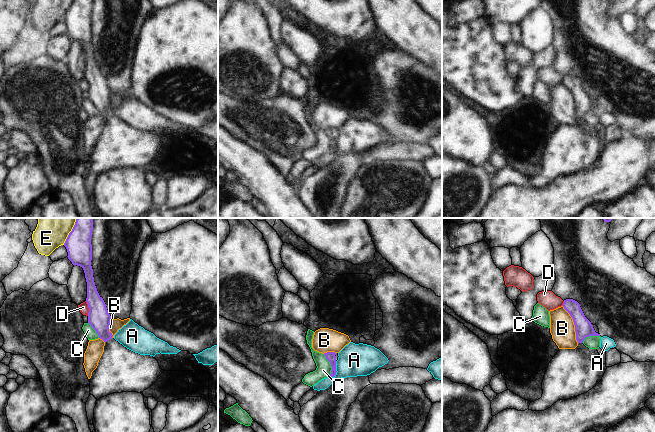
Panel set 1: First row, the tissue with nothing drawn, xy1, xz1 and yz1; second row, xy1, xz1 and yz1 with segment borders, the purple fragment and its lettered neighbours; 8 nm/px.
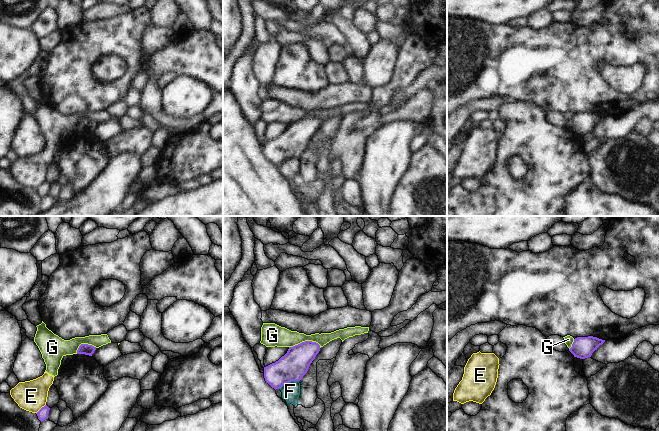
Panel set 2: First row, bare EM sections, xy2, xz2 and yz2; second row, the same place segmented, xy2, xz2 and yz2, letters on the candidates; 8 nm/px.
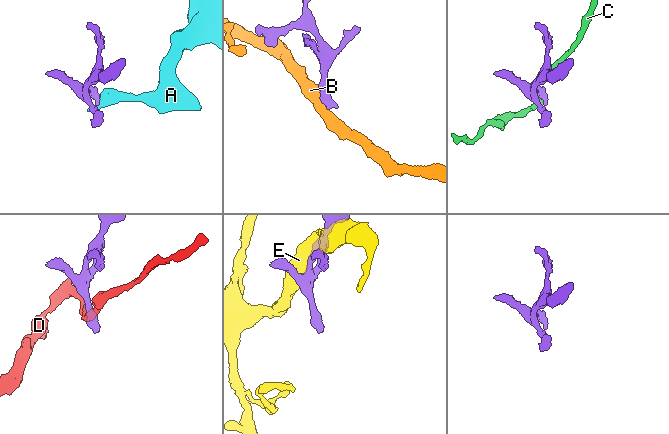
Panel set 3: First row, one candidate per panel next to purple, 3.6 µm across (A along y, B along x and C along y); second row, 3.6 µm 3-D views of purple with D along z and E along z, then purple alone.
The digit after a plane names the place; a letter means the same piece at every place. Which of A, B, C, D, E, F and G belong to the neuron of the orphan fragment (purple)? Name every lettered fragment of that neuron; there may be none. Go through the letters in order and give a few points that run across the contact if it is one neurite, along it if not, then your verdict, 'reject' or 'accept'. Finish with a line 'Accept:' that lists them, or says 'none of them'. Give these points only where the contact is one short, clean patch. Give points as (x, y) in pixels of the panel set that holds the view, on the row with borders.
A: line xz1 (336, 361), (336, 373), (331, 377); reject
B: line yz1 (562, 306), (572, 319), (575, 339), (578, 342); reject
C: line xz1 (323, 354), (330, 364), (330, 375); reject
D: line xy1 (85, 301), (88, 307), (88, 315); reject
E: reject
F: reject
G: line xz2 (320, 345), (311, 341), (302, 341), (289, 347); reject
Accept: none of them

